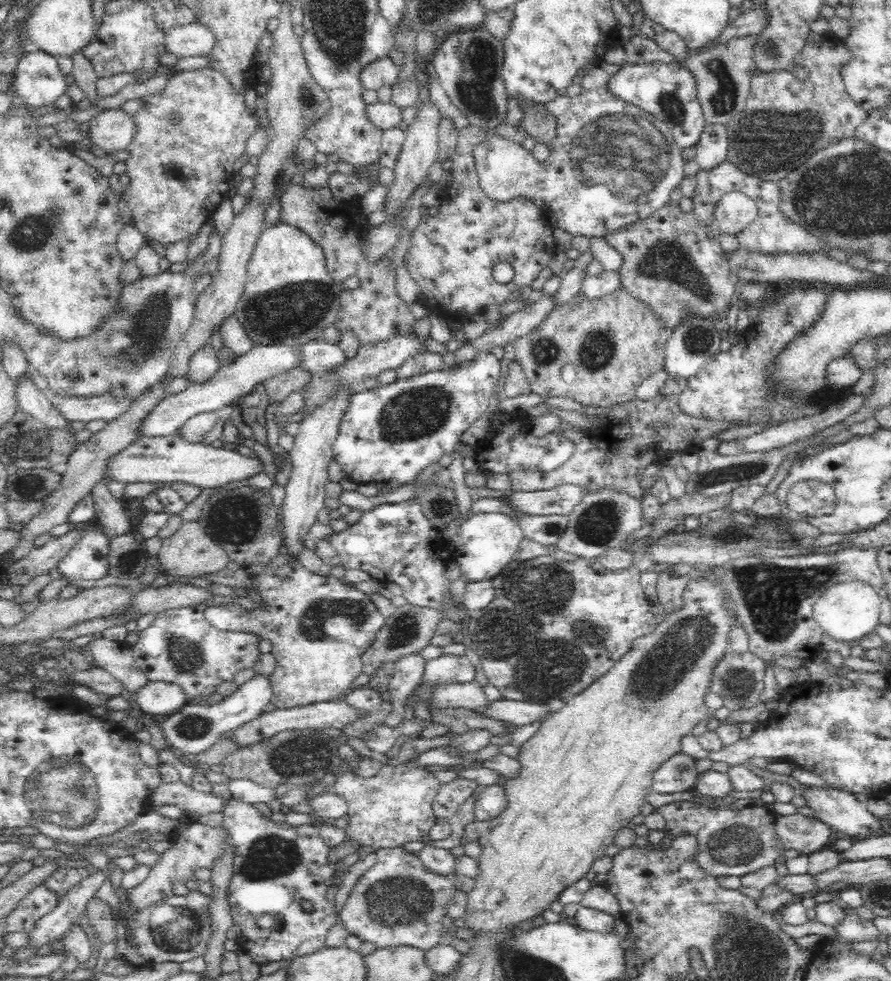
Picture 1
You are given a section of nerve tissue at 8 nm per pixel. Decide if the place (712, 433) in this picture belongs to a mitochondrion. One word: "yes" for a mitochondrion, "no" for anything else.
no

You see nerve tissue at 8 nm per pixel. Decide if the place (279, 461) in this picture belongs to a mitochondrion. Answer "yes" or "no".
no

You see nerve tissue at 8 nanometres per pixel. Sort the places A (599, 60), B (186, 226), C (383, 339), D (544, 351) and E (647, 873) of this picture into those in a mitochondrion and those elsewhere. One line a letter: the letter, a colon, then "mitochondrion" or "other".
A: other
B: other
C: other
D: mitochondrion
E: other

